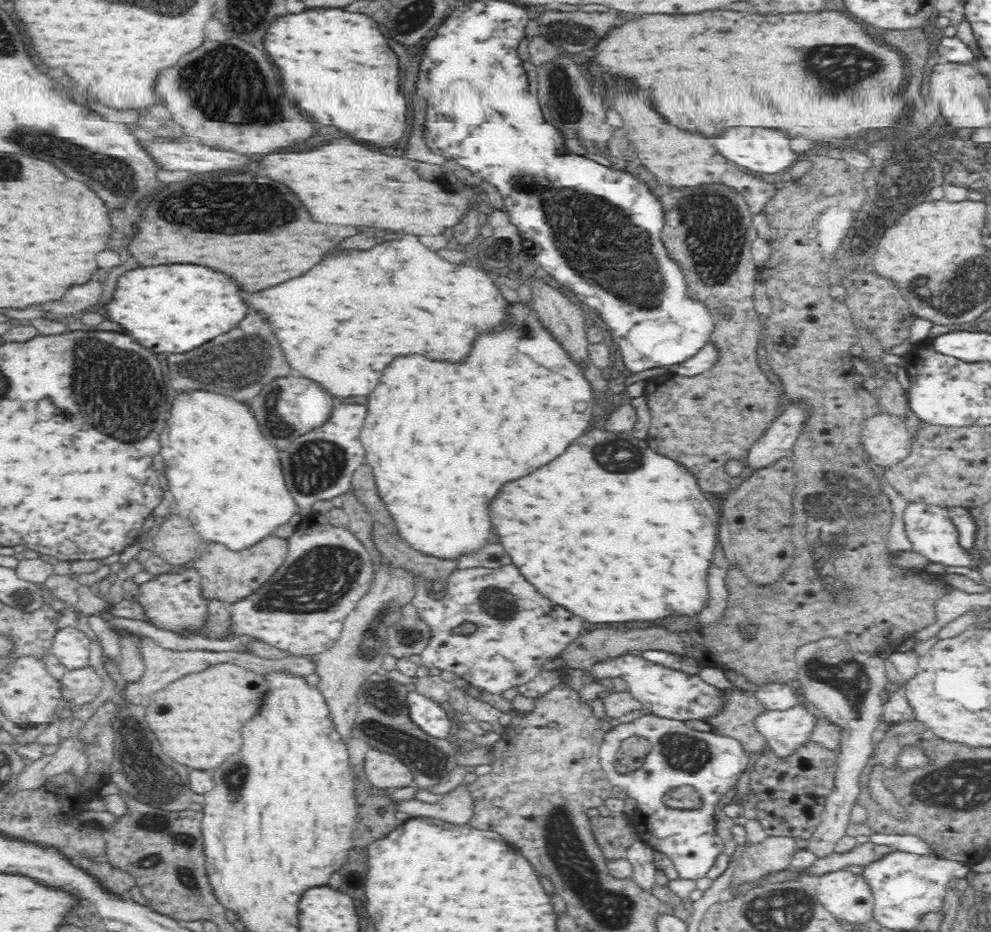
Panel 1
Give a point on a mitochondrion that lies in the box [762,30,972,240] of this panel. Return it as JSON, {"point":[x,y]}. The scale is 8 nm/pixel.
{"point":[906,172]}

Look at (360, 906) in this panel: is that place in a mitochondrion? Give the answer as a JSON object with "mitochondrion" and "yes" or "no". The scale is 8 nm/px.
{"mitochondrion":"no"}

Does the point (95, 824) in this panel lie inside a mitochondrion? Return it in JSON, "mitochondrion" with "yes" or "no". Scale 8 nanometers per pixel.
{"mitochondrion":"no"}

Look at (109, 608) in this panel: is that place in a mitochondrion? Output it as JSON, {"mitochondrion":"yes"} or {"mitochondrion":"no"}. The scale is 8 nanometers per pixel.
{"mitochondrion":"no"}

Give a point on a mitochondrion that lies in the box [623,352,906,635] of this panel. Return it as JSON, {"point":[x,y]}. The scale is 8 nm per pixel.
{"point":[843,514]}

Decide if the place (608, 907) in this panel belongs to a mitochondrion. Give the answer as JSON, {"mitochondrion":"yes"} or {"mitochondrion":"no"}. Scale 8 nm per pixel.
{"mitochondrion":"yes"}

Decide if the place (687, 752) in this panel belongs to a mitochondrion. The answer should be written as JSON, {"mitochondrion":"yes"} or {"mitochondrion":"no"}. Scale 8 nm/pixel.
{"mitochondrion":"yes"}

